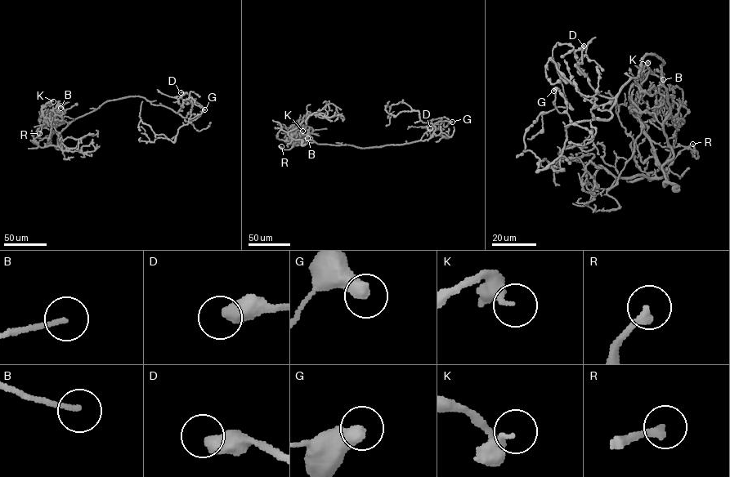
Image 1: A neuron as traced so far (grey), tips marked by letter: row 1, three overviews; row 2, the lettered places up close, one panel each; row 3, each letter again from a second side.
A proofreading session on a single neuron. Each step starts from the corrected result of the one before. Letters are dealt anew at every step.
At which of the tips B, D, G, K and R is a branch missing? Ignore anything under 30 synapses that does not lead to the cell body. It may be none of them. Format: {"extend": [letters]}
{"extend": []}

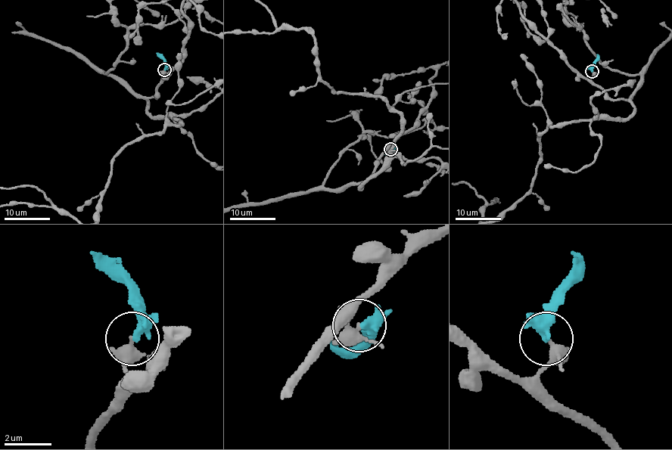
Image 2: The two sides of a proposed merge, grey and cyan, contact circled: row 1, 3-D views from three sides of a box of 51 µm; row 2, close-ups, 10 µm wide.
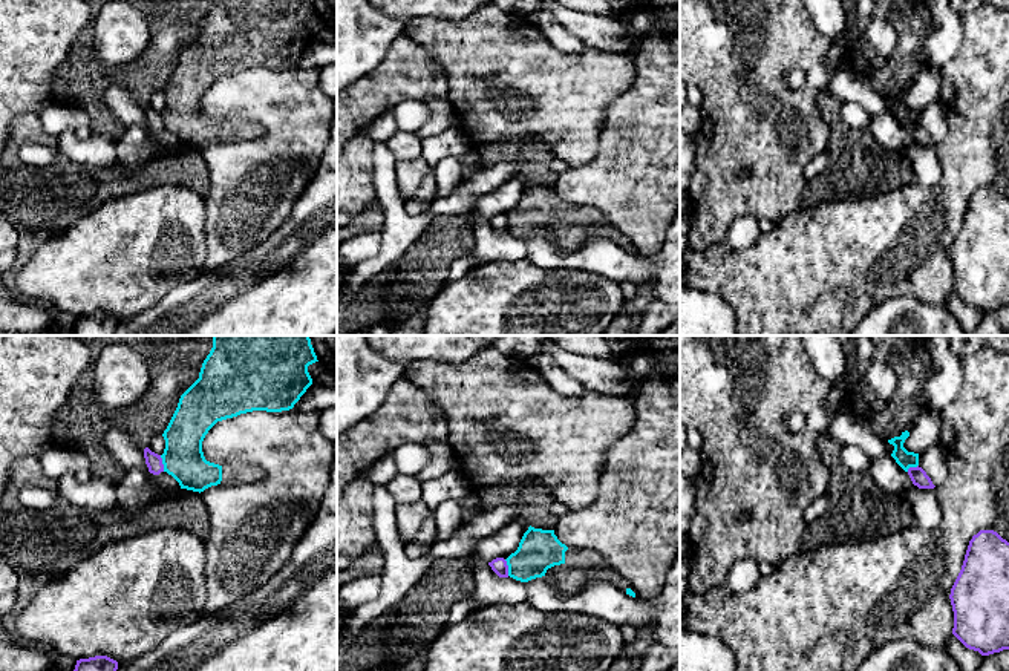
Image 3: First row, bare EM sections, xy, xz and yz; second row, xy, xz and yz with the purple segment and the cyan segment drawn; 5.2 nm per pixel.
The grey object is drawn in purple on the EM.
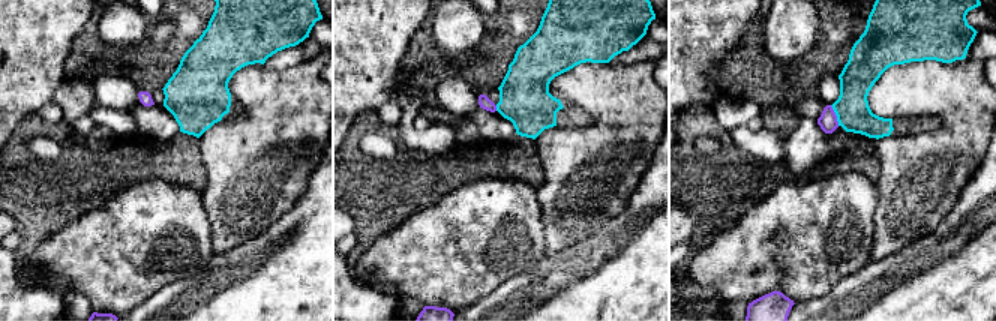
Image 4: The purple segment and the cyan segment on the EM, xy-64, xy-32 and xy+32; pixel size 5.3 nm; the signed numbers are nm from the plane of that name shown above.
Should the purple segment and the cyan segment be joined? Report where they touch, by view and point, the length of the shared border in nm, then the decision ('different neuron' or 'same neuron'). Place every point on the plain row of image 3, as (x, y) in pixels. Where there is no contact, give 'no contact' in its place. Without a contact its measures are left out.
xy (161, 120) | 90 nm | different neuron

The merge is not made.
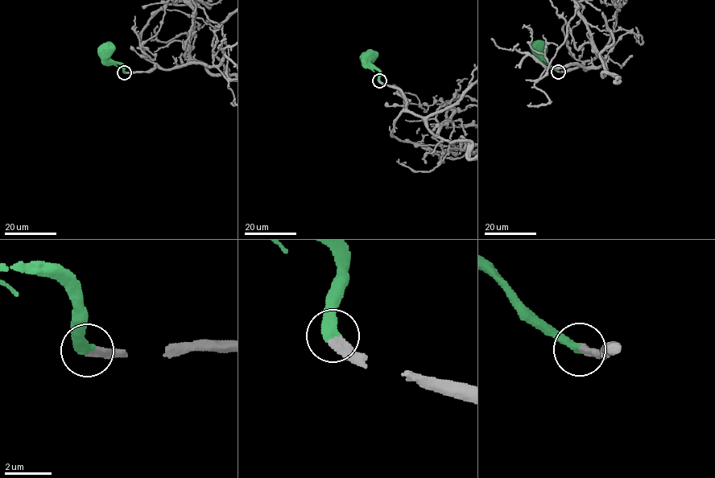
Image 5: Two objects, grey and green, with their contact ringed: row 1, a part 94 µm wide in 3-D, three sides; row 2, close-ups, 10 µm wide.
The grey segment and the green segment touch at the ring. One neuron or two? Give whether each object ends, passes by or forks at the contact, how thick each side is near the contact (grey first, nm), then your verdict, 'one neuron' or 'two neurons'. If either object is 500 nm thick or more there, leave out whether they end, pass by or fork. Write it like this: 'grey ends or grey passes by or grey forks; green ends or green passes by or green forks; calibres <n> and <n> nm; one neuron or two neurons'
grey ends; green ends; calibres 400 and 480 nm; one neuron

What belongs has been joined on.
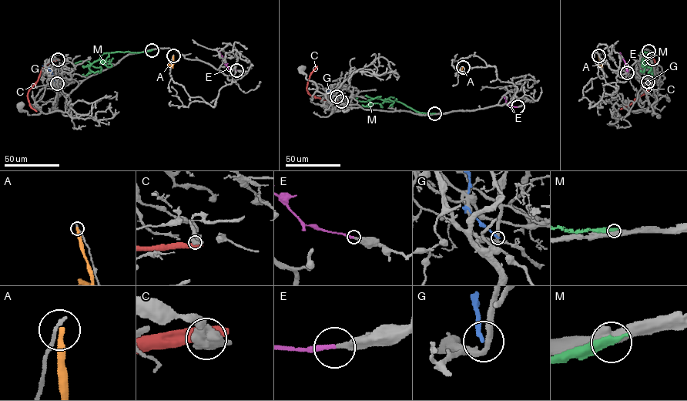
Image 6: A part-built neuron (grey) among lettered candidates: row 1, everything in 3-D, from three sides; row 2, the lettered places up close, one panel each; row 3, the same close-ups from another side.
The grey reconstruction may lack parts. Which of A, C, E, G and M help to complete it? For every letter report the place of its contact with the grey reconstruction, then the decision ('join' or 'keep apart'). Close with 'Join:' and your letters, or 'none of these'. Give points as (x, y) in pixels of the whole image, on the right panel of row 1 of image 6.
A: (598, 55) | keep apart
C: (652, 58) | keep apart
E: (627, 72) | join
G: (648, 82) | keep apart
M: (648, 51) | keep apart
Join: E

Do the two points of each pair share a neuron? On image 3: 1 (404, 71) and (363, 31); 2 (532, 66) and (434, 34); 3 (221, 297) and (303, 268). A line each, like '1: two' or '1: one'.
1: two
2: one
3: one

